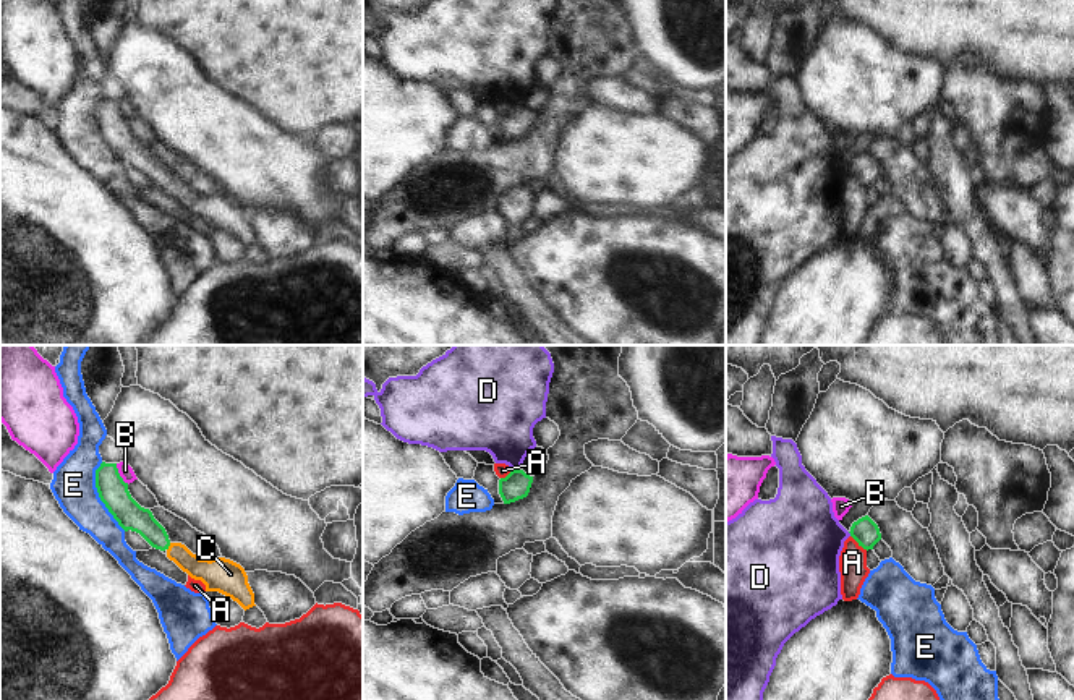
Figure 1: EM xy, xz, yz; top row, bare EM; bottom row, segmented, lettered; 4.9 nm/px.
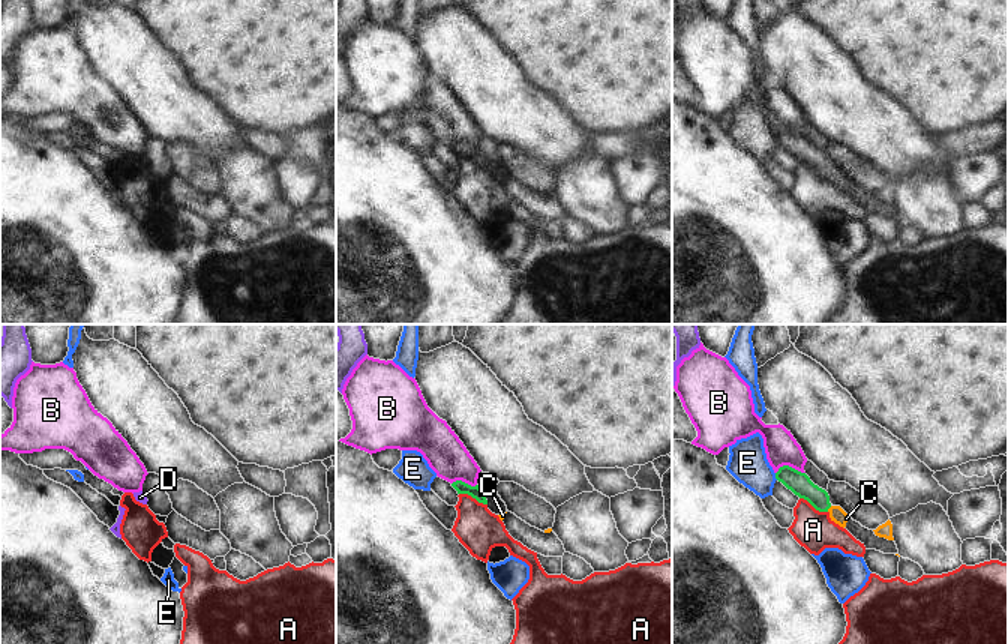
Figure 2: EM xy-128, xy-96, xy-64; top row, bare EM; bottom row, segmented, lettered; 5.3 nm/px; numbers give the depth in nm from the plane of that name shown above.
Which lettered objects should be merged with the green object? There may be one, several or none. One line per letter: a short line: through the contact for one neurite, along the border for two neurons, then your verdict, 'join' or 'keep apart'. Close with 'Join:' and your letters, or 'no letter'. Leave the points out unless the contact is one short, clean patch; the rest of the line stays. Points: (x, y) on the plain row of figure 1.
A: yz (851, 172), (867, 187) | keep apart
B: keep apart
C: xy (130, 153), (140, 156), (169, 182), (195, 204), (211, 209) | join
D: xz (519, 104), (512, 107) | keep apart
E: keep apart
Join: C

